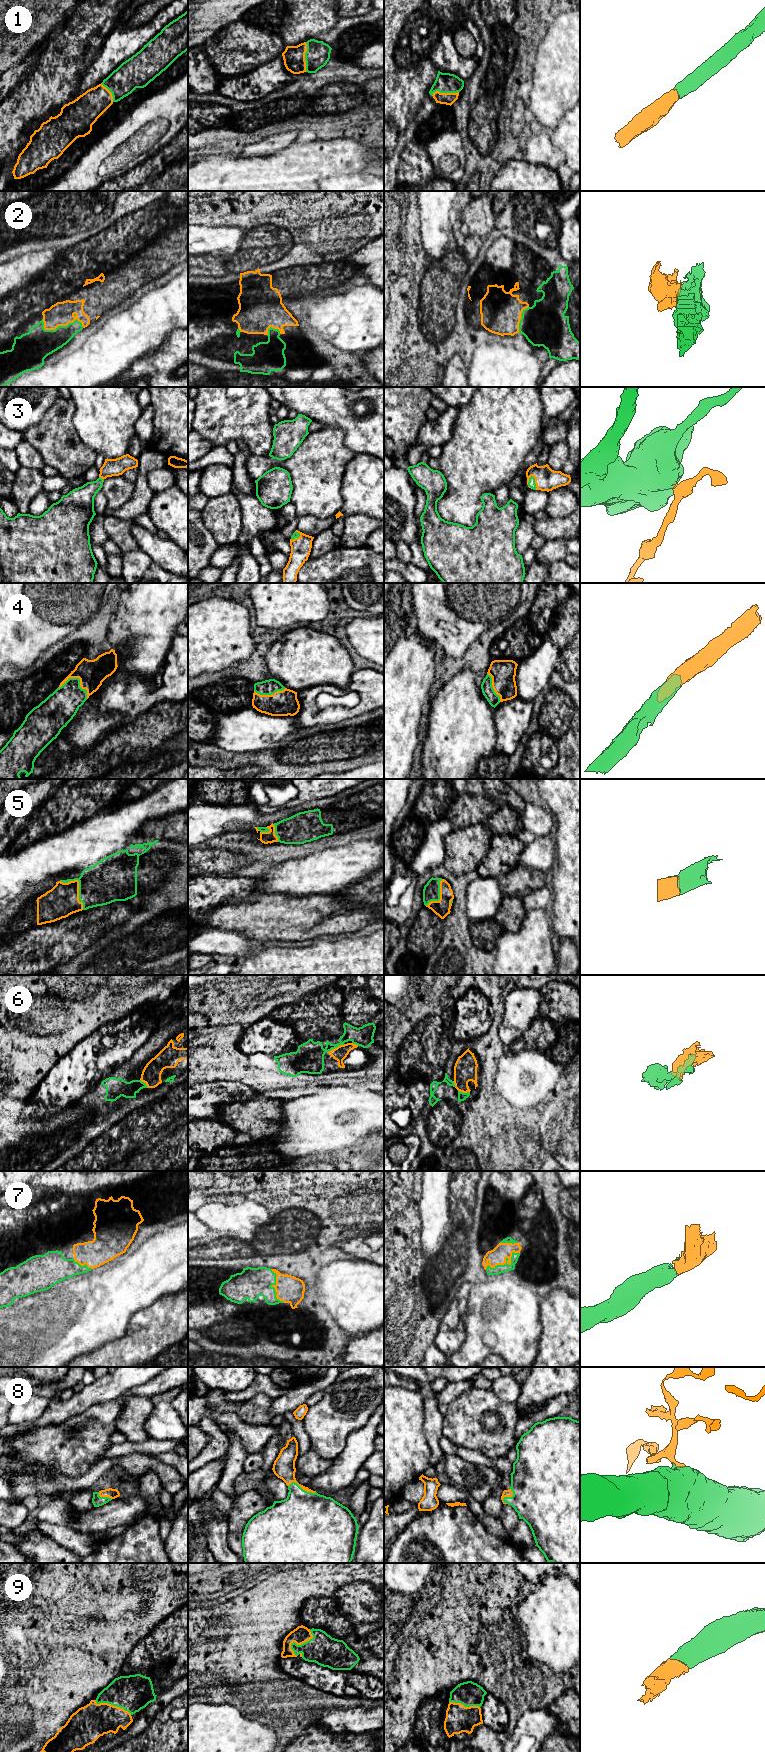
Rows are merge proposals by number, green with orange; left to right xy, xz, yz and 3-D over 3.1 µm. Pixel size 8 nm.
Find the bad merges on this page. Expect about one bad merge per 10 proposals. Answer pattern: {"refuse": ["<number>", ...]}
{"refuse": ["2"]}

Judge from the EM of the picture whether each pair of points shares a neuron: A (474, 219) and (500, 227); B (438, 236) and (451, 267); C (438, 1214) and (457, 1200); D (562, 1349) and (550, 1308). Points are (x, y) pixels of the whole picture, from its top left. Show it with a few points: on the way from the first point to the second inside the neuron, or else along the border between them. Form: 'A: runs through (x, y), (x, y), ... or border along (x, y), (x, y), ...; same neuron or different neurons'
A: border along (496, 219), (494, 228); different neurons
B: border along (450, 249), (439, 259), (430, 260), (427, 263); different neurons
C: border along (450, 1181), (449, 1218), (454, 1228); different neurons
D: runs through (560, 1339), (560, 1318); same neuron

